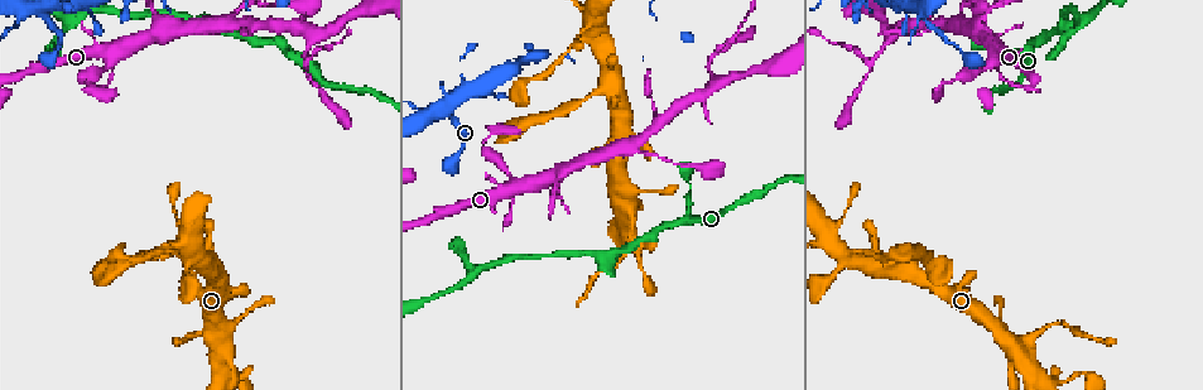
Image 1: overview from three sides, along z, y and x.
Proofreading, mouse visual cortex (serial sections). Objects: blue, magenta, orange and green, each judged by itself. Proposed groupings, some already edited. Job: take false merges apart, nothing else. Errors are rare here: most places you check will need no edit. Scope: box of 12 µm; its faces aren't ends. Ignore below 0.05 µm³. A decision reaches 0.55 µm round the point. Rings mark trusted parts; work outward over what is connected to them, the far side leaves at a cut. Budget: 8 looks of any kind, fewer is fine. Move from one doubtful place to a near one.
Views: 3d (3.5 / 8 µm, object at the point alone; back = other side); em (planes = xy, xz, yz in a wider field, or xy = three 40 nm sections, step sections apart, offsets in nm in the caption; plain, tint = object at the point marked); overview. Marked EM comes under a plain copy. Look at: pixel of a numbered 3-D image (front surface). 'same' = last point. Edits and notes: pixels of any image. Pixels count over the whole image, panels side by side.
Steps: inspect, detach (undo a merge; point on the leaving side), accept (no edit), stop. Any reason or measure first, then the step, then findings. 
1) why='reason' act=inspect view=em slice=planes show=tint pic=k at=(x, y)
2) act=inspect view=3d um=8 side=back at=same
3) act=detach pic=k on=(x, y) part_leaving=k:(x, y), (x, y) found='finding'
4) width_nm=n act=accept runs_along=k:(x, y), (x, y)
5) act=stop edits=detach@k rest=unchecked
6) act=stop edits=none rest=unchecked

why='thick turns thin' act=inspect view=3d um=3.5 pic=1 at=(996, 58)

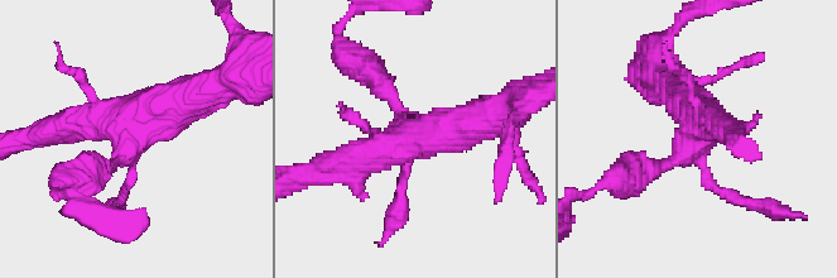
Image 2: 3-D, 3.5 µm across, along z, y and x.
why='now the EM' act=inspect view=em slice=xy step=2 show=tint pic=2 at=(411, 132)

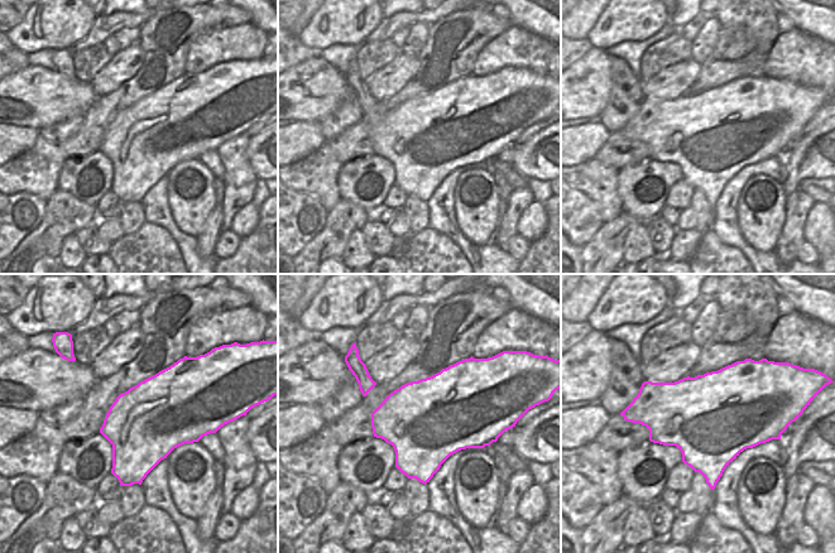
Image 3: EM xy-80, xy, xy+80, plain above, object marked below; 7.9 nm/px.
act=accept runs_along=2:(335, 164), (486, 116) found='all the same cell'

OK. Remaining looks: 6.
why='three-way junction' act=inspect view=3d um=3.5 side=back pic=1 at=(80, 17)

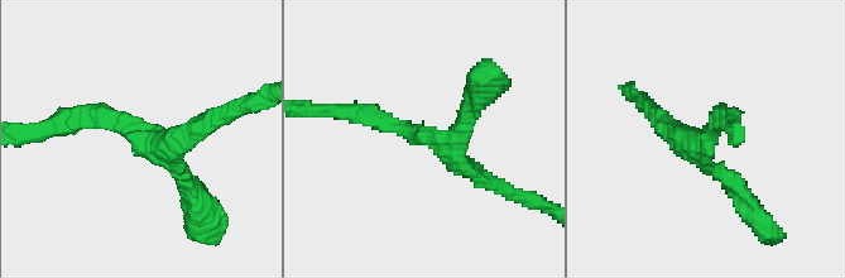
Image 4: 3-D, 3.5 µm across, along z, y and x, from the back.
arms=3 arm_widths_nm=200,250,250 why='now the EM' act=inspect view=em slice=xy step=3 show=tint pic=4 at=(429, 138)

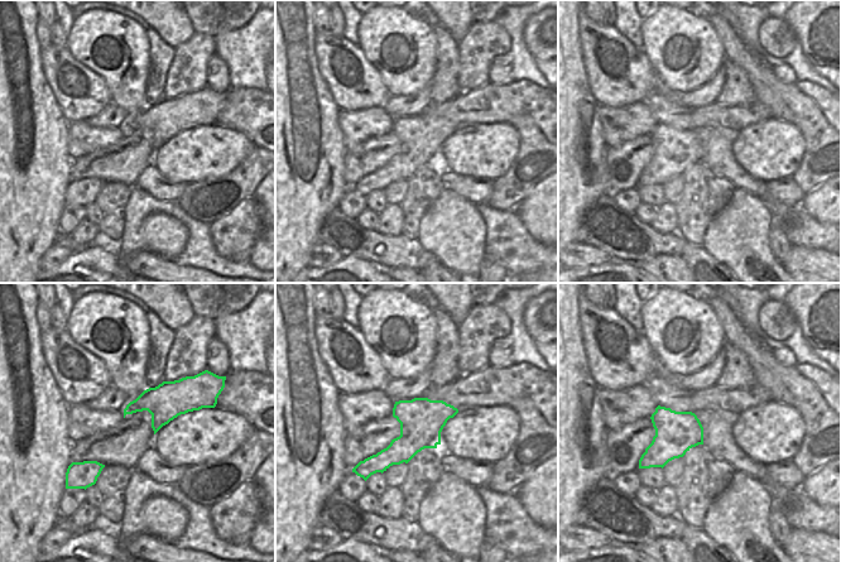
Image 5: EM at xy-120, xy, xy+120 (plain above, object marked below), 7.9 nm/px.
act=accept runs_along=4:(353, 111), (427, 138), (497, 186) found='continuous, no second cell'

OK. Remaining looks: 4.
why='three-way junction' act=inspect view=3d um=3.5 pic=1 at=(920, 19)

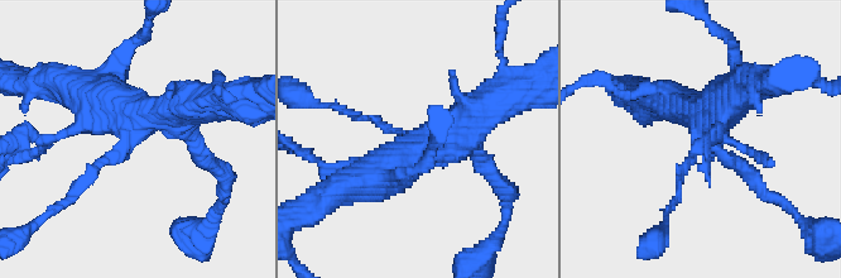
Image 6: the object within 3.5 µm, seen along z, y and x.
arms=3 arm_widths_nm=150,250,600 act=inspect view=em slice=xy step=1 show=tint pic=6 at=(409, 137)

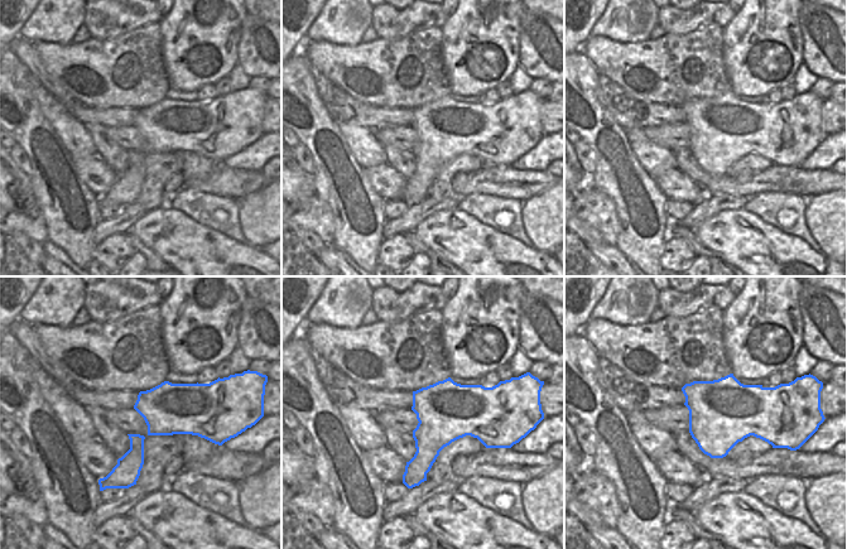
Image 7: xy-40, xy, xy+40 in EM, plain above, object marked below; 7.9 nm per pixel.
width_nm=480 act=accept runs_along=6:(191, 132), (140, 116), (75, 199) found='one cell here'

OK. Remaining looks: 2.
act=stop edits=none rest=unchecked

